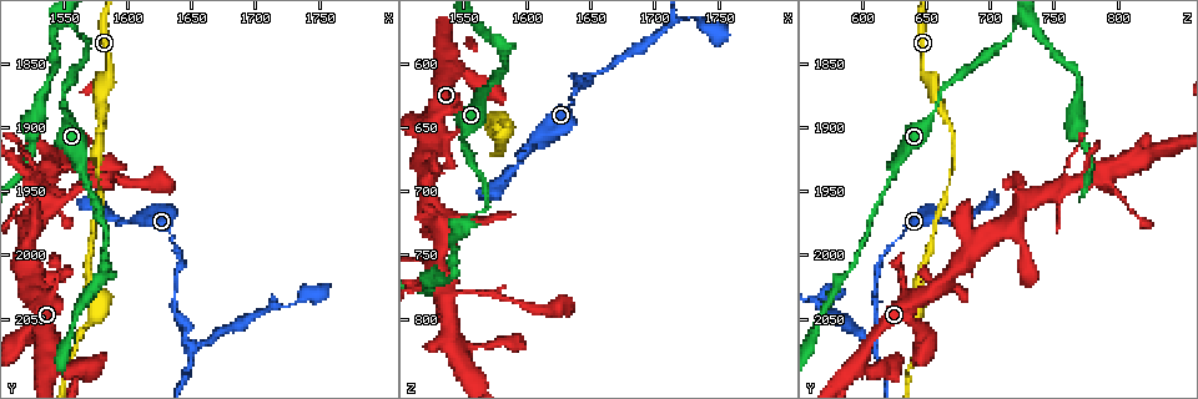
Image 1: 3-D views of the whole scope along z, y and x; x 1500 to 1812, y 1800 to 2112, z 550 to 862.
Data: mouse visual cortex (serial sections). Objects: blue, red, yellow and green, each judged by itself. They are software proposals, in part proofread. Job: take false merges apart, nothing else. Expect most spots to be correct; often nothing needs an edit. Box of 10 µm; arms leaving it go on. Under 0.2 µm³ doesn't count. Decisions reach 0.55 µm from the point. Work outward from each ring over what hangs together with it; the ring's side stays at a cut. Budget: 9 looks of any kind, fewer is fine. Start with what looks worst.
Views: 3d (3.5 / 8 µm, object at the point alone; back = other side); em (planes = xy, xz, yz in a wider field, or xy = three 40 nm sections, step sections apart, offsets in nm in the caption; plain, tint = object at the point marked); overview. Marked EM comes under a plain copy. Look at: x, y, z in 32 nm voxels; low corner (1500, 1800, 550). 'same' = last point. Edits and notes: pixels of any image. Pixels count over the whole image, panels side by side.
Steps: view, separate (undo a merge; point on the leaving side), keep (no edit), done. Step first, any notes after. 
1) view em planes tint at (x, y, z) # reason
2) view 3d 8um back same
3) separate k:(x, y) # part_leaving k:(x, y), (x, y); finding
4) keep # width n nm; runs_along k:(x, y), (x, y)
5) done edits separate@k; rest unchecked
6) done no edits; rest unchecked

view 3d 8um at (1648, 2068, 610)

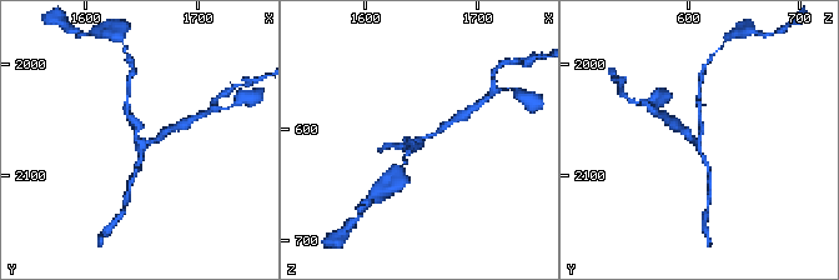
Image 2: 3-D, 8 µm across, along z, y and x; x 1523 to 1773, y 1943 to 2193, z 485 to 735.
view em xy step 2 tint same # arms 3; arm_widths 100, 150, 150 nm

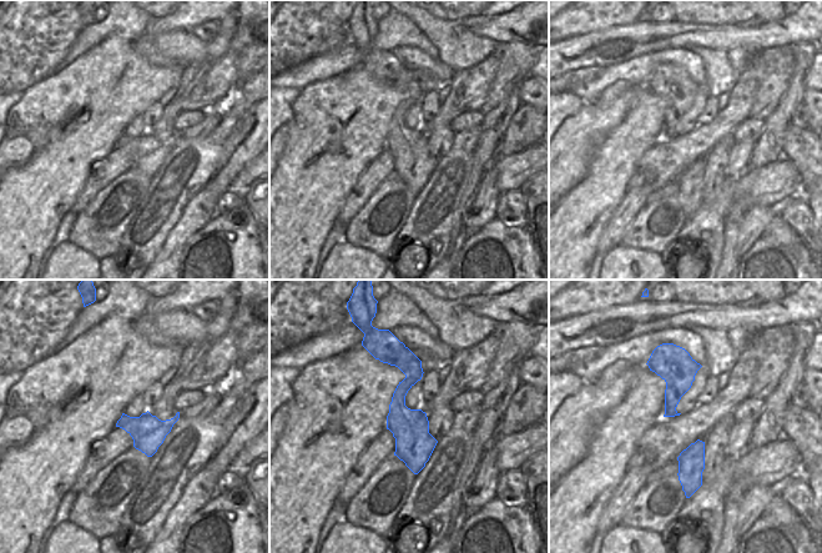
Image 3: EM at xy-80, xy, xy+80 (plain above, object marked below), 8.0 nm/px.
keep # width 320 nm; runs_along 3:(399, 355), (415, 469); one cell here

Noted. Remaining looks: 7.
view 3d 3.5um at (1556, 1822, 718) # three-way junction

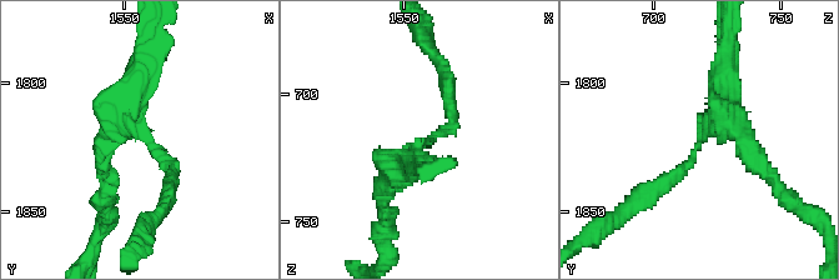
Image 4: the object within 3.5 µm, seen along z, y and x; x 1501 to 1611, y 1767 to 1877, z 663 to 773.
view em xy step 5 tint at (1558, 1821, 720)

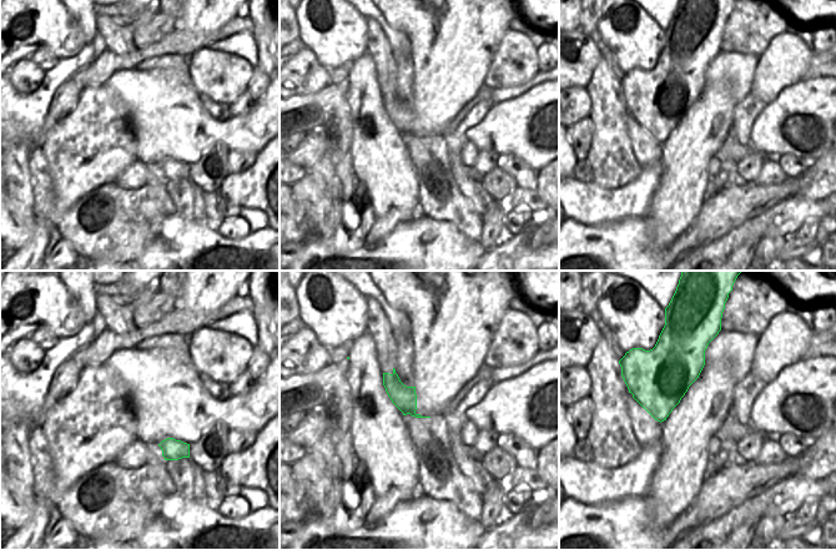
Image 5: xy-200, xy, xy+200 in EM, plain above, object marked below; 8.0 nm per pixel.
view em planes tint same

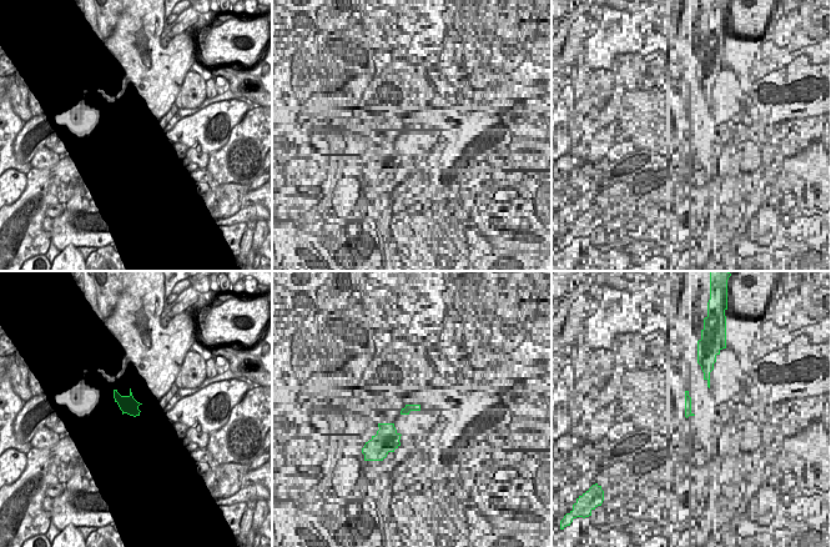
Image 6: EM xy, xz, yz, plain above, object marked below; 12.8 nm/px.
keep # width 220 nm; runs_along 4:(447, 91), (451, 124), (381, 188); all the same cell

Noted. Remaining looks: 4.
view 3d 3.5um at (1538, 1936, 782) # looks like a crossing

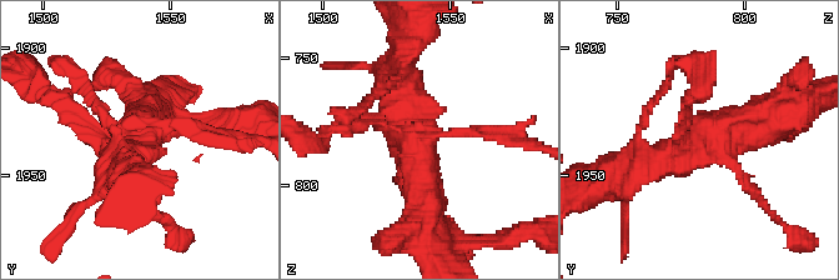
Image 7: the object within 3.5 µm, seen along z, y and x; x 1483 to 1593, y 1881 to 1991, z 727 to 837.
view em xy step 2 tint at (1538, 1938, 781)

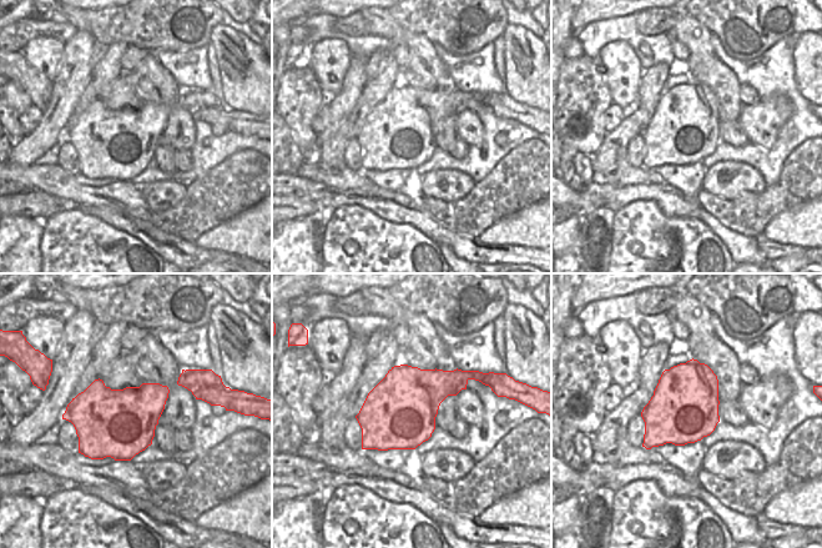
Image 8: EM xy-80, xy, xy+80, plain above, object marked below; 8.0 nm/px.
keep # runs_along 7:(628, 174), (769, 116); continuous, no second cell

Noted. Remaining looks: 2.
view 3d 3.5um at (1568, 1938, 622) # sudden change in width

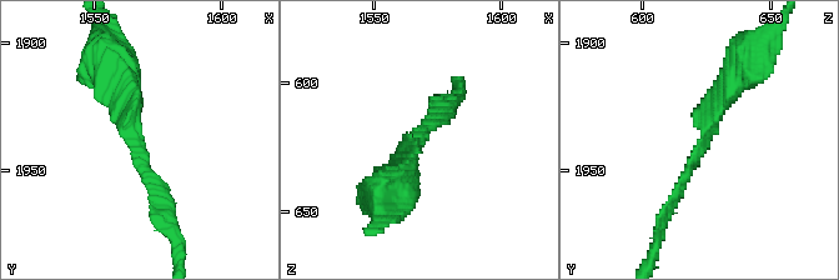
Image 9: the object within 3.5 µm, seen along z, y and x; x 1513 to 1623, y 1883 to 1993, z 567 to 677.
view em xy step 3 tint at (1567, 1939, 624) # arm_widths 150, 350 nm

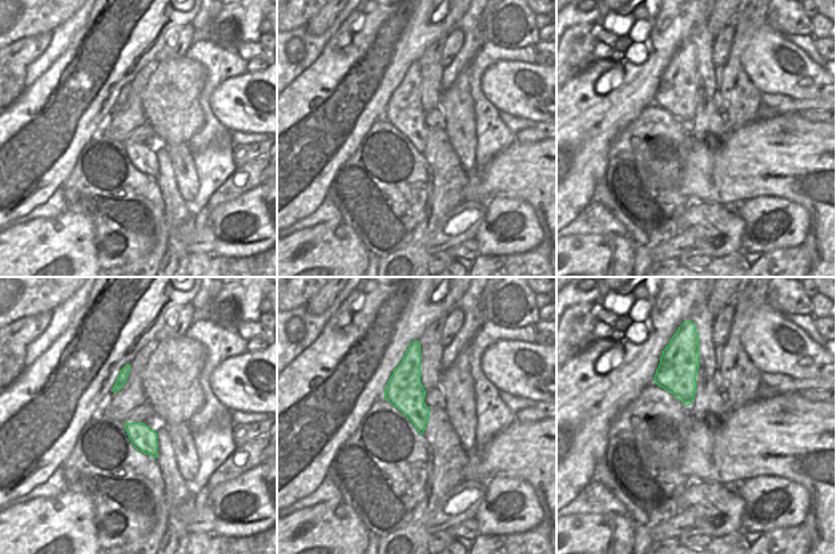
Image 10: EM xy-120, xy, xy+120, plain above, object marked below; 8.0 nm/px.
keep # runs_along 9:(747, 61), (708, 119), (669, 210); all the same cell

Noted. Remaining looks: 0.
done no edits; rest unchecked

